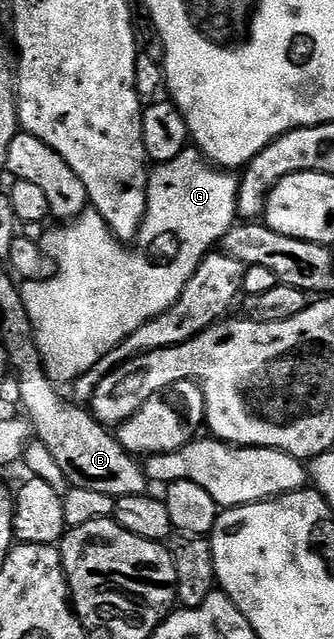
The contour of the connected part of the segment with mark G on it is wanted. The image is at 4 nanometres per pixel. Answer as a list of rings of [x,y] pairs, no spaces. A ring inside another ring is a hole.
[[[186,148],[178,156],[174,156],[174,160],[169,162],[161,162],[151,167],[148,176],[148,207],[146,208],[146,216],[144,223],[140,226],[140,234],[135,240],[135,248],[129,248],[127,245],[120,244],[114,247],[114,239],[108,229],[108,226],[102,220],[102,216],[98,213],[92,212],[87,215],[88,222],[96,229],[96,234],[92,230],[88,230],[83,234],[84,221],[83,217],[74,218],[65,221],[57,230],[49,229],[44,235],[42,241],[42,249],[49,259],[54,263],[54,273],[45,278],[44,281],[33,282],[25,281],[20,286],[20,295],[26,304],[26,312],[30,312],[30,320],[32,327],[36,333],[36,343],[40,349],[40,355],[44,361],[44,371],[48,373],[49,378],[57,384],[75,383],[76,379],[80,377],[81,373],[86,370],[91,370],[105,354],[113,353],[119,347],[124,339],[129,338],[135,330],[142,324],[146,324],[150,319],[157,318],[161,312],[166,308],[170,308],[178,300],[178,296],[182,296],[182,292],[186,288],[186,284],[194,276],[194,272],[200,267],[200,261],[204,259],[207,254],[213,249],[212,246],[219,243],[226,236],[226,232],[237,221],[238,215],[236,212],[236,201],[238,200],[238,188],[240,183],[235,173],[229,172],[224,168],[214,168],[212,163],[195,148]]]

